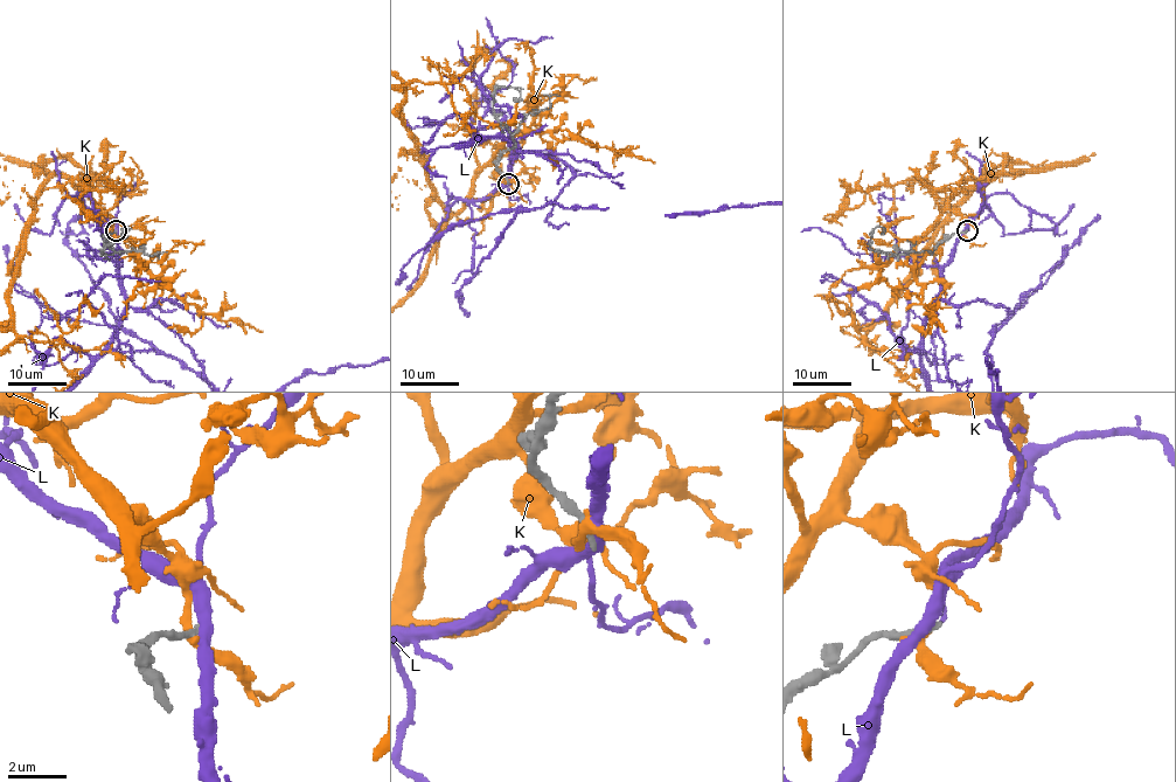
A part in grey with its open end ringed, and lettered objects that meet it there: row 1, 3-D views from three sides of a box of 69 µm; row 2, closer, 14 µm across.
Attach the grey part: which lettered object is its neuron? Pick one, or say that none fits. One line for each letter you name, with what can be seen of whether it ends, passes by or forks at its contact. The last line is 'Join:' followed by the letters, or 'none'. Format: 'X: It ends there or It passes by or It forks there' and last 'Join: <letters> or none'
Join: none

